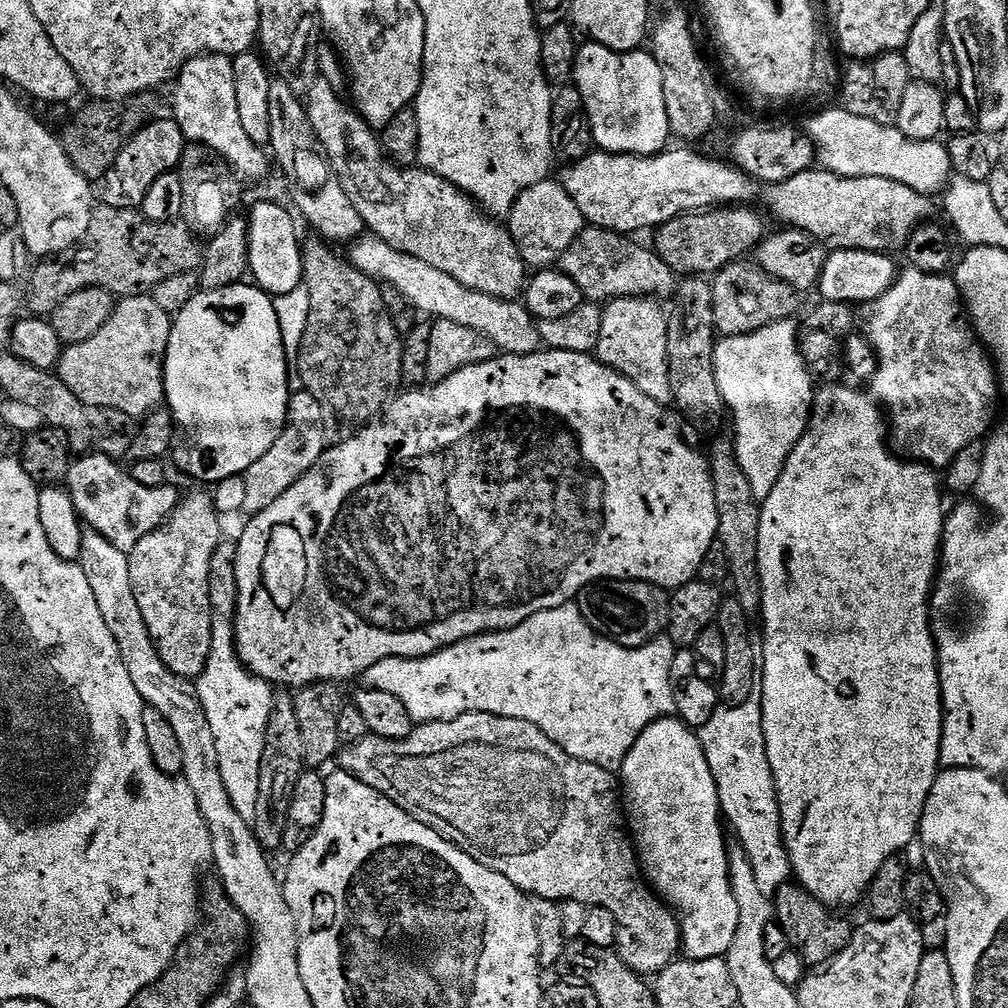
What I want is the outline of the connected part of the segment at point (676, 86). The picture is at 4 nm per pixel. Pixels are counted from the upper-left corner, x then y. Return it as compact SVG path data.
M682 9L668 12L660 21L655 21L650 36L652 56L662 66L662 94L666 94L666 118L670 118L670 130L680 142L700 140L717 127L713 104L706 90L705 79L709 71L696 49L696 40L692 37L692 24Z

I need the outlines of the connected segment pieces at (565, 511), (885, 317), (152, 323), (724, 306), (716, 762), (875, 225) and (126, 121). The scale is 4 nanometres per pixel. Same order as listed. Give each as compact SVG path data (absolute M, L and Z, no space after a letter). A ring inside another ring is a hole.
M541 350L529 356L500 354L487 360L484 364L475 364L469 368L458 370L441 384L420 386L415 390L406 392L397 395L385 407L379 418L371 421L367 426L361 427L357 431L360 432L357 436L350 437L345 444L337 443L329 448L324 457L306 475L298 477L294 486L290 486L290 490L286 490L286 494L282 494L282 498L278 498L278 502L270 502L270 506L266 506L266 510L255 513L249 519L252 521L245 526L244 533L235 541L237 548L237 606L234 615L236 652L248 671L258 679L266 680L273 686L283 686L288 690L299 690L308 684L352 680L355 676L357 679L363 677L364 672L370 670L370 666L374 666L374 662L382 662L386 658L400 656L403 660L417 660L420 656L432 656L440 649L449 648L451 644L457 644L463 640L469 640L472 636L482 636L489 632L505 632L508 628L526 622L534 614L575 601L576 595L587 584L594 584L602 580L644 580L648 584L657 584L659 588L665 590L675 590L701 575L700 567L703 566L704 559L707 558L712 544L714 548L718 540L716 535L718 506L714 506L714 482L708 469L708 461L703 455L699 456L680 437L680 428L682 432L681 421L665 405L654 402L654 398L646 398L646 394L642 394L642 390L638 390L638 386L634 386L634 382L630 382L613 368L601 364L595 355L583 356L577 352L558 352L555 350Z
M911 266L905 269L881 297L865 303L862 308L862 332L877 358L877 372L871 378L870 392L890 417L891 451L901 458L944 470L964 447L989 435L993 427L992 407L996 404L998 372L966 315L955 279L948 274L923 273Z
M151 295L125 296L109 320L88 341L69 344L58 365L62 383L89 409L113 408L143 418L161 407L164 399L164 359L173 317Z
M737 262L713 275L714 320L721 337L738 337L765 328L774 322L793 319L798 310L799 293L788 283L766 274L750 262Z
M756 687L746 702L733 705L726 711L724 718L717 716L697 729L696 733L718 786L719 802L728 800L728 811L722 814L723 819L731 831L732 828L736 831L735 839L744 847L758 890L772 898L776 891L789 883L792 863L780 829L780 803L776 797L769 755L766 754L762 730L762 690Z
M827 170L816 171L803 172L781 184L767 185L763 189L763 207L784 223L781 225L799 228L814 239L824 241L829 249L857 248L892 254L895 248L905 247L920 224L933 219L933 197L910 190L910 186L902 186L902 182L890 178L850 178Z
M119 100L88 102L88 105L69 122L62 133L62 145L70 162L85 179L91 182L103 181L105 174L114 166L120 151L130 142L137 130L144 127L146 116L138 109L128 109L127 103Z

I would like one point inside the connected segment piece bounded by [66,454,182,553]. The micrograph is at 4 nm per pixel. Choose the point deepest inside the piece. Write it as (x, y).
(107, 499)

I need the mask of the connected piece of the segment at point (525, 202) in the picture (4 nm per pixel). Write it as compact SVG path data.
M549 178L530 186L516 199L506 217L506 227L522 254L525 265L540 270L559 261L564 251L575 242L586 227L583 214L574 206L574 198L564 185Z

